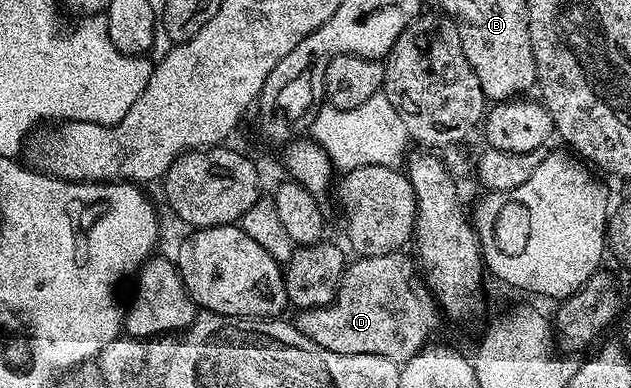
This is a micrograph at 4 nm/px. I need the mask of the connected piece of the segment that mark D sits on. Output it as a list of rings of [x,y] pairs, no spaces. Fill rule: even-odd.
[[[400,251],[376,257],[359,257],[343,270],[343,278],[339,280],[339,292],[330,305],[323,309],[301,309],[293,317],[295,328],[301,330],[306,337],[313,339],[321,347],[329,351],[337,351],[341,355],[381,355],[385,359],[402,363],[428,348],[431,336],[439,325],[441,310],[424,278],[415,274],[417,265],[414,260]]]

